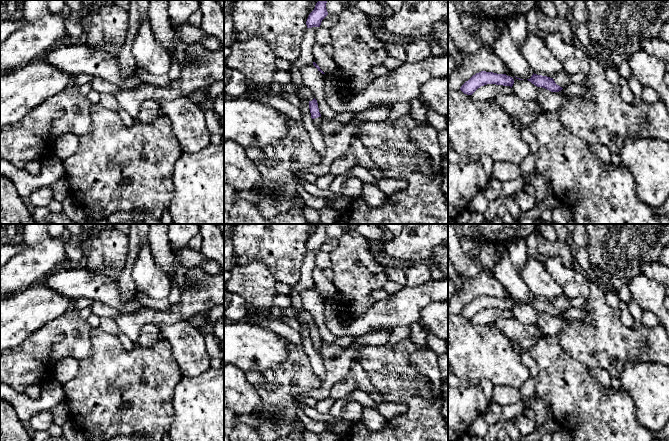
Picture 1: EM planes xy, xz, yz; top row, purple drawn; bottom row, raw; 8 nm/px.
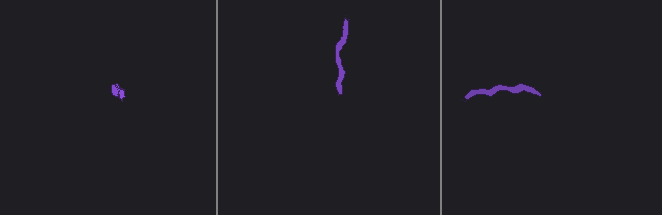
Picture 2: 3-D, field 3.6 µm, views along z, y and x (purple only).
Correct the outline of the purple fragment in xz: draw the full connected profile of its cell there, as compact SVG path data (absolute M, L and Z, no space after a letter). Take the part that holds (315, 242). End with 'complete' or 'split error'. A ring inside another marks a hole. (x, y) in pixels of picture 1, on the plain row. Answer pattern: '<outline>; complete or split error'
M319 224L316 227L314 234L307 242L307 252L320 251L322 244L328 239L326 227L327 224Z; complete

